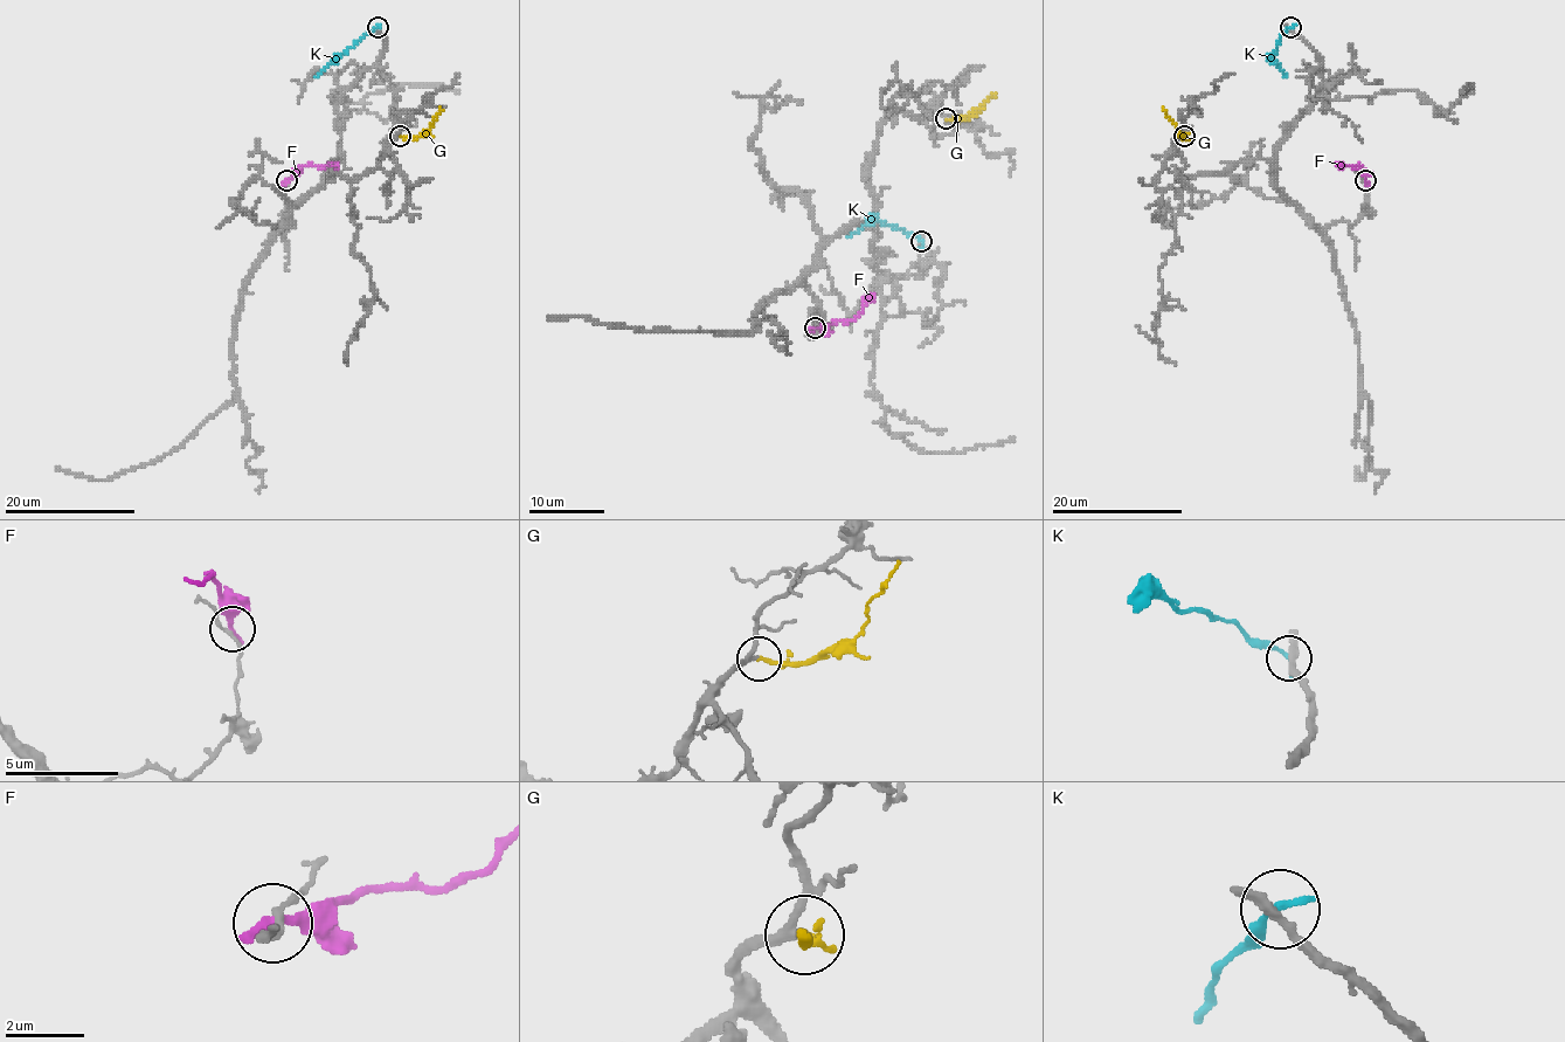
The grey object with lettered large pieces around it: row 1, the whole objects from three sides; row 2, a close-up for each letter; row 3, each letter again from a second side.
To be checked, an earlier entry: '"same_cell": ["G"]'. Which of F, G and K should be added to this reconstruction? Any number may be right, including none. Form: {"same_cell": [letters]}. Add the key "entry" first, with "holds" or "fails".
{"entry": "holds", "same_cell": ["G"]}

